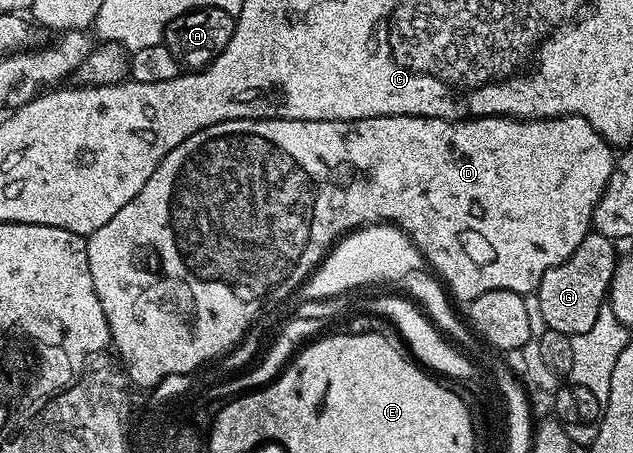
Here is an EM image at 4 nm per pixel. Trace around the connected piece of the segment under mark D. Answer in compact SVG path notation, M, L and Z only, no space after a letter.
M375 116L361 120L227 120L206 126L174 146L174 150L158 162L154 174L150 174L150 182L146 182L106 226L98 226L98 230L87 237L90 278L94 278L98 302L102 302L102 314L106 314L112 335L111 347L120 351L123 360L129 363L132 380L149 384L153 389L165 374L183 369L199 370L206 358L225 347L230 338L242 334L244 324L267 297L281 296L287 288L297 285L313 269L317 256L327 244L345 232L351 222L383 217L402 224L403 232L418 242L425 261L456 300L471 302L487 291L500 288L521 294L535 293L542 282L542 274L566 262L592 228L594 206L600 201L616 167L617 157L612 156L612 152L613 145L606 143L581 116L555 116L553 120L474 116L454 121L429 116Z

